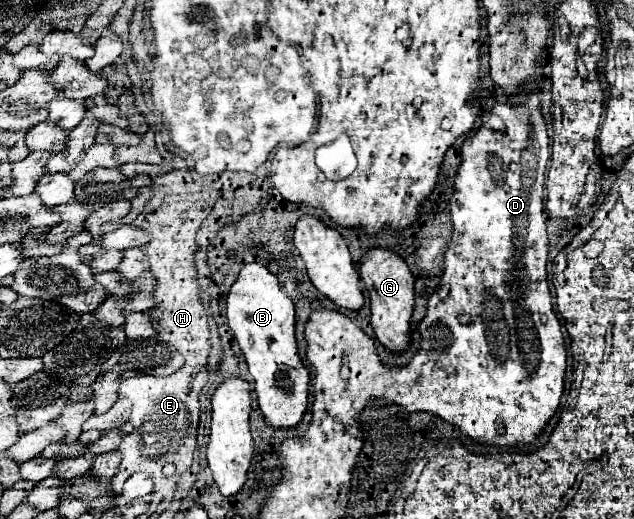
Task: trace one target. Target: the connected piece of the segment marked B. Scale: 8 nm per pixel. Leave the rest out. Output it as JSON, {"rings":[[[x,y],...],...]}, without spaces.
{"rings":[[[253,262],[241,270],[237,282],[229,290],[227,318],[255,380],[255,392],[265,422],[271,428],[295,428],[307,410],[309,370],[301,362],[297,350],[293,300],[281,292],[277,276]]]}

